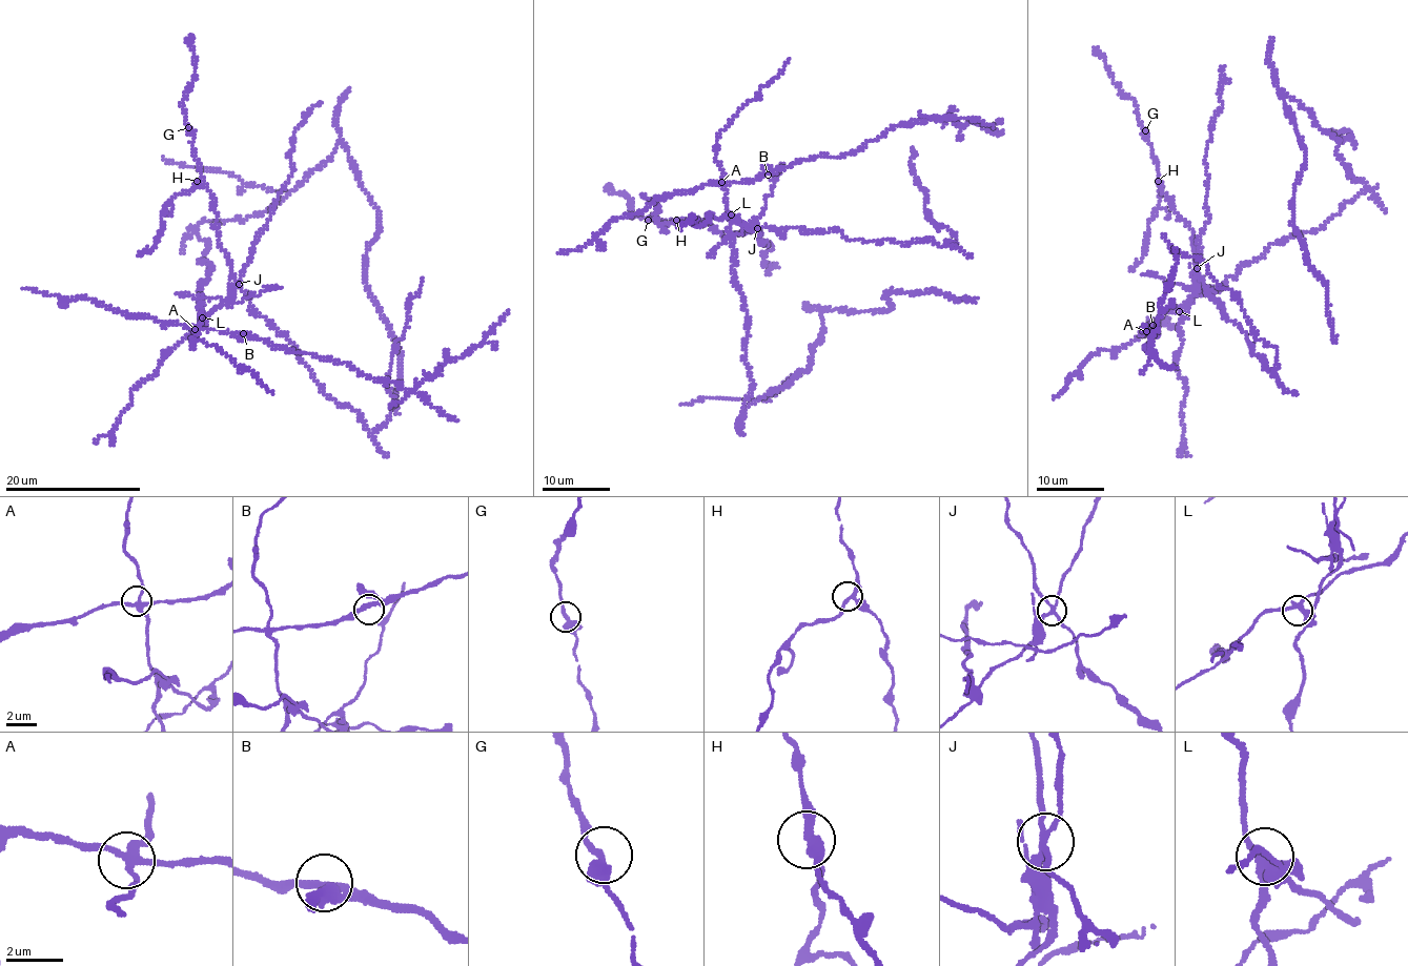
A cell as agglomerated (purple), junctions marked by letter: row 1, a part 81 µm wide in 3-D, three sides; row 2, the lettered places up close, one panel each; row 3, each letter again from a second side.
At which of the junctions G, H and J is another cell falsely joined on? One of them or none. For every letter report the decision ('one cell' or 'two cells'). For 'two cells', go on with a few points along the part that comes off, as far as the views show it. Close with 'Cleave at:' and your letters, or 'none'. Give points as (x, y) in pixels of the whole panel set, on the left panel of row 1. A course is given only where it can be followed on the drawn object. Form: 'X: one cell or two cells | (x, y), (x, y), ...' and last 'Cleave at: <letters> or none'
G: one cell
H: one cell
J: two cells | (239, 284), (207, 315), (201, 314), (199, 330), (251, 335), (349, 364), (408, 390), (477, 347), (509, 309)
Cleave at: J

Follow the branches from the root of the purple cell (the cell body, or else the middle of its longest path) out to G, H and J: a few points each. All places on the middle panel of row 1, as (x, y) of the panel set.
G: (748, 322), (734, 283), (729, 228), (732, 217), (756, 229), (727, 239), (694, 217), (648, 220)
H: (748, 322), (734, 283), (729, 228), (732, 217), (756, 229), (727, 239), (694, 217), (676, 220)
J: (748, 322), (745, 302), (734, 283), (736, 259), (729, 228), (732, 217), (750, 229), (757, 229)

